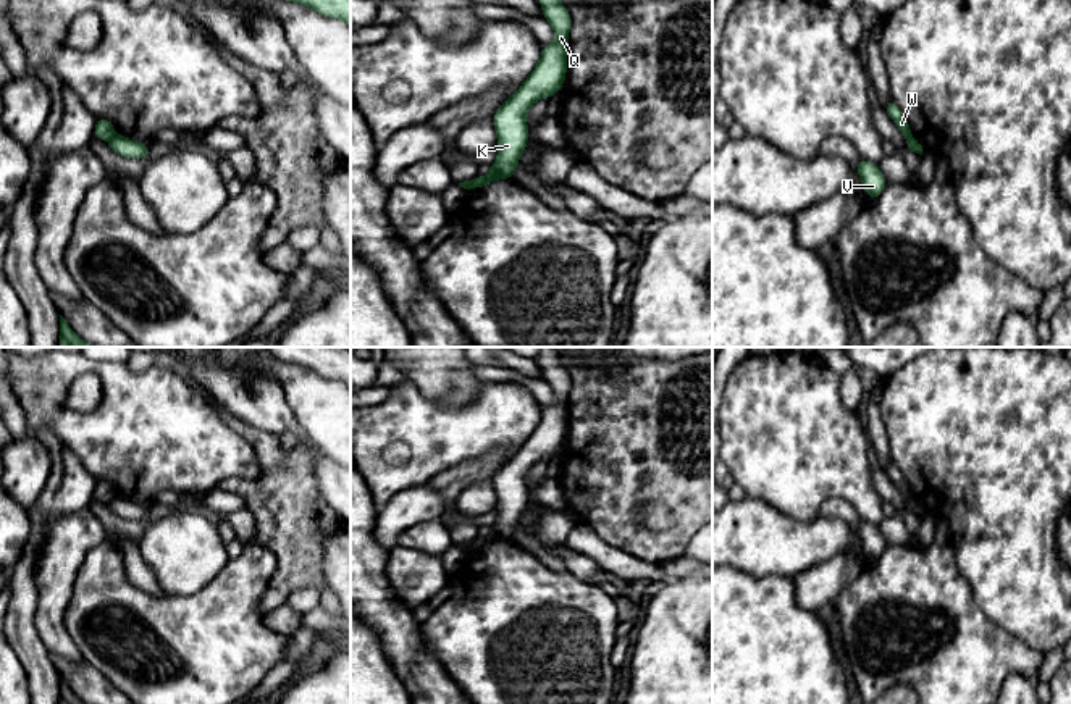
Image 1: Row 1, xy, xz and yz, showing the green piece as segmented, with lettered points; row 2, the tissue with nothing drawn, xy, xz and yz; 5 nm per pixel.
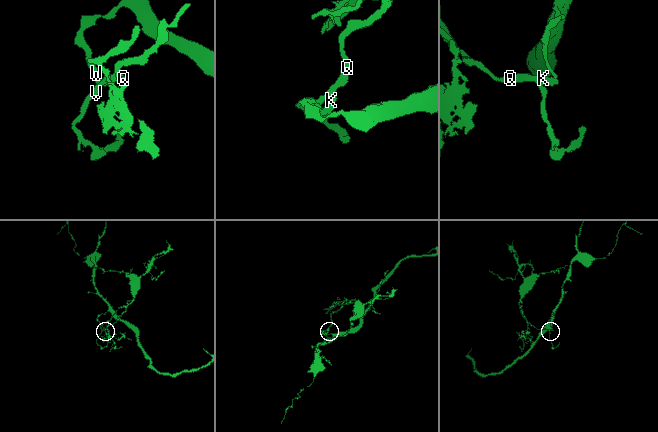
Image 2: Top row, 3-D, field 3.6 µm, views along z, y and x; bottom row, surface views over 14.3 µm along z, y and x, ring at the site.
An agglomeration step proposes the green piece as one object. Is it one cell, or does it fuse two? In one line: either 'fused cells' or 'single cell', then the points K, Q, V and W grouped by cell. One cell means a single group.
fused cells; K Q V / W

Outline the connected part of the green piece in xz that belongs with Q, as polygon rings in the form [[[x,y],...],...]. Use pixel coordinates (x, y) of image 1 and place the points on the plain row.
[[[540,347],[543,379],[556,394],[556,402],[541,407],[541,420],[522,447],[494,473],[493,486],[498,497],[498,520],[486,538],[477,538],[472,551],[480,551],[498,541],[514,541],[520,517],[528,505],[527,475],[535,463],[557,455],[567,436],[567,407],[572,378],[559,363],[554,347]]]

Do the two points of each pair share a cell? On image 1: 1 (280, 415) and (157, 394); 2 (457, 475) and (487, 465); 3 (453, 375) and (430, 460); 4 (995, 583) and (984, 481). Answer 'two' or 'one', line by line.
1: two
2: one
3: two
4: one

